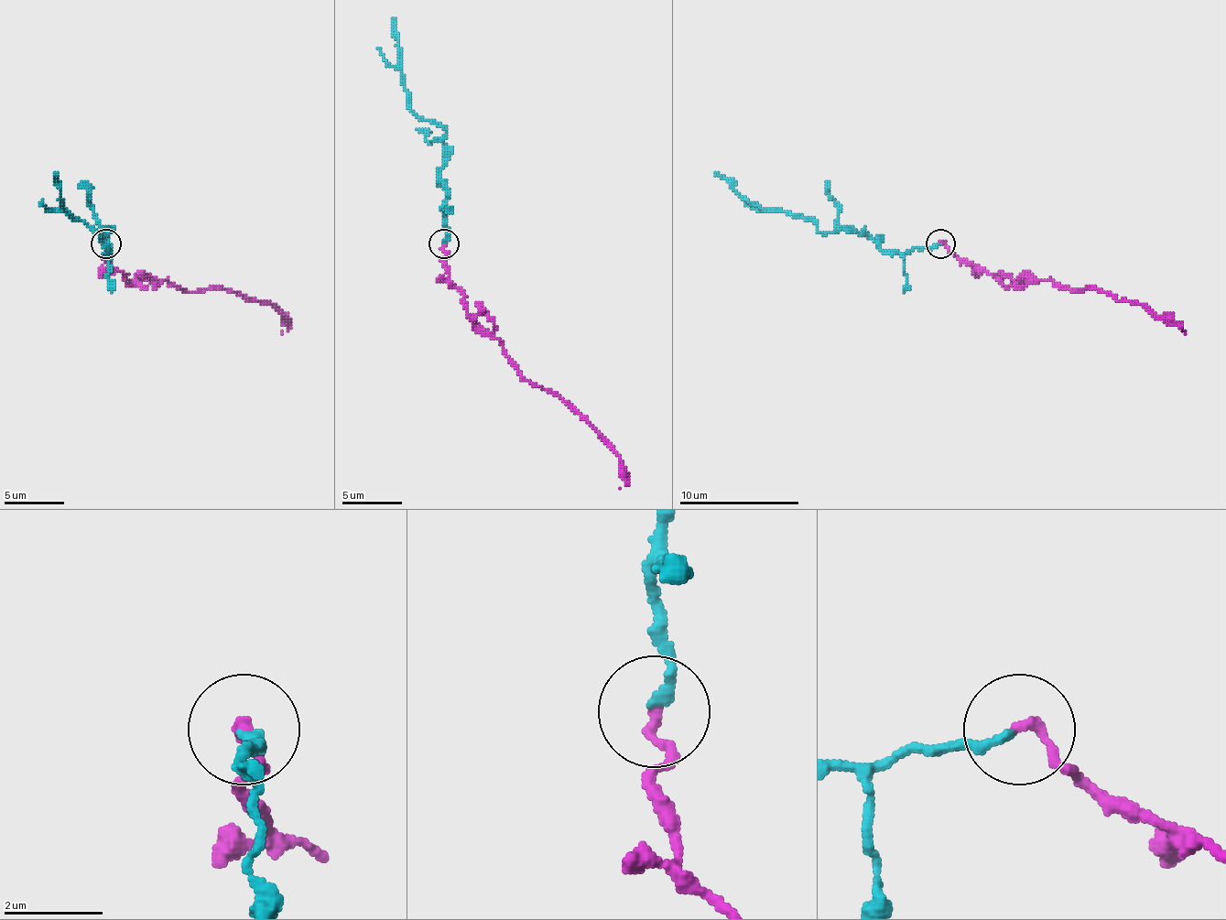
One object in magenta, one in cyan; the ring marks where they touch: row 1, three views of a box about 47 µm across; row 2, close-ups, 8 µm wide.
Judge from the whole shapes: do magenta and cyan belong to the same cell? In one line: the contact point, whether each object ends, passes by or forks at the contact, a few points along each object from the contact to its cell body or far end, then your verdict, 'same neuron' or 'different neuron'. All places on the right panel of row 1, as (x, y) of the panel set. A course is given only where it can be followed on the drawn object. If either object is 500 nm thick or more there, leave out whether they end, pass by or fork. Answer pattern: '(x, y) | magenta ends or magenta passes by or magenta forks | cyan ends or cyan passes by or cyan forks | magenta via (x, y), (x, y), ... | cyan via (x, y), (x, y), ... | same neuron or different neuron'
(940, 243) | magenta ends | cyan ends | magenta via (939, 244), (1012, 286), (1050, 280), (1078, 292), (1111, 292), (1119, 301), (1144, 304), (1185, 334) | cyan via (939, 244), (885, 254), (855, 229), (819, 232), (805, 217), (748, 202), (715, 172) | same neuron

